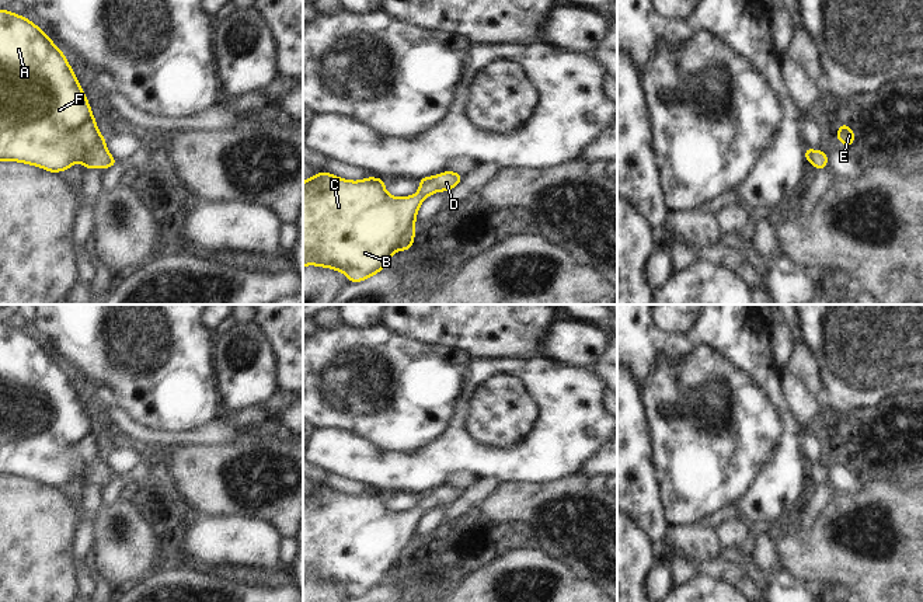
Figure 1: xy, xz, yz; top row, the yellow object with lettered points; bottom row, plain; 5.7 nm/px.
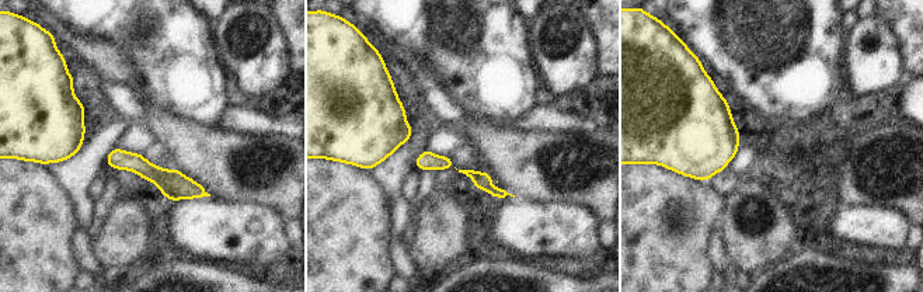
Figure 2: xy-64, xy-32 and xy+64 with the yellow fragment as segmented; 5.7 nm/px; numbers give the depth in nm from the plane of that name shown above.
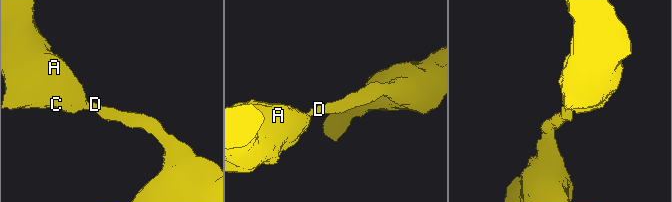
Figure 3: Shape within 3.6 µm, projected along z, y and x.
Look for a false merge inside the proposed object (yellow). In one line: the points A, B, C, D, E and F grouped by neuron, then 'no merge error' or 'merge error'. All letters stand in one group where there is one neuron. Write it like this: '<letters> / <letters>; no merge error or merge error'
A B C D E F; no merge error

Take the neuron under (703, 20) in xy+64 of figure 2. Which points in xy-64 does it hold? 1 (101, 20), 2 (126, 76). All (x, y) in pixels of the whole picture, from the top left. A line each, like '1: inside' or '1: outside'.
1: inside
2: outside

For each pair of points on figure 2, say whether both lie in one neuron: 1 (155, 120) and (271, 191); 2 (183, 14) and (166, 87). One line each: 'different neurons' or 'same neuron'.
1: same neuron
2: same neuron

